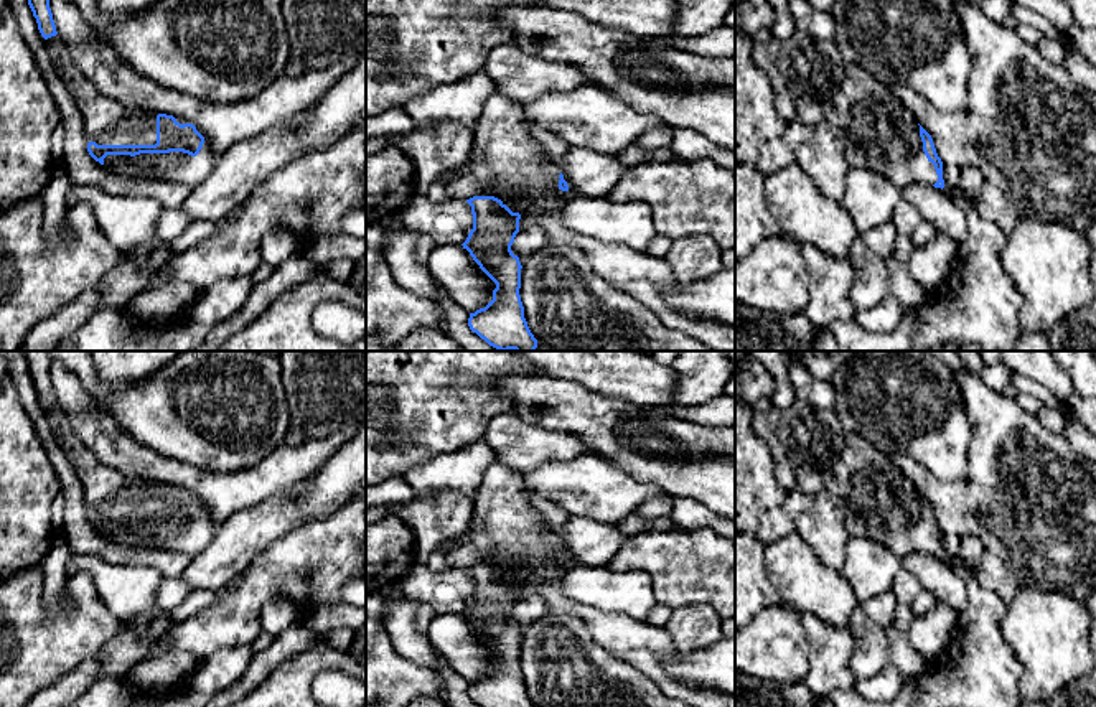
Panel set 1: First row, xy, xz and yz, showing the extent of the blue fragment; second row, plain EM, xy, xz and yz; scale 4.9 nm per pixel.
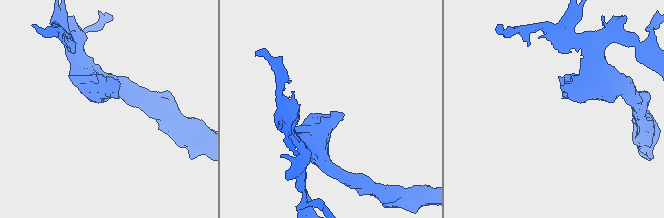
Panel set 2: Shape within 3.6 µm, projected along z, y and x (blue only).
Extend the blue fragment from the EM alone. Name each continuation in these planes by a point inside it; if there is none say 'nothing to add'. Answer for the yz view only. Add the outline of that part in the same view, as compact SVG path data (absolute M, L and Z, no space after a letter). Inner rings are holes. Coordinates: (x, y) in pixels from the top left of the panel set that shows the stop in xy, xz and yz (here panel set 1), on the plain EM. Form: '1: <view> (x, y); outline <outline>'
1: yz (879, 501); outline M845 432L839 460L832 465L827 493L844 513L847 531L887 545L900 560L908 554L934 554L934 534L923 521L920 494L910 478L865 438Z

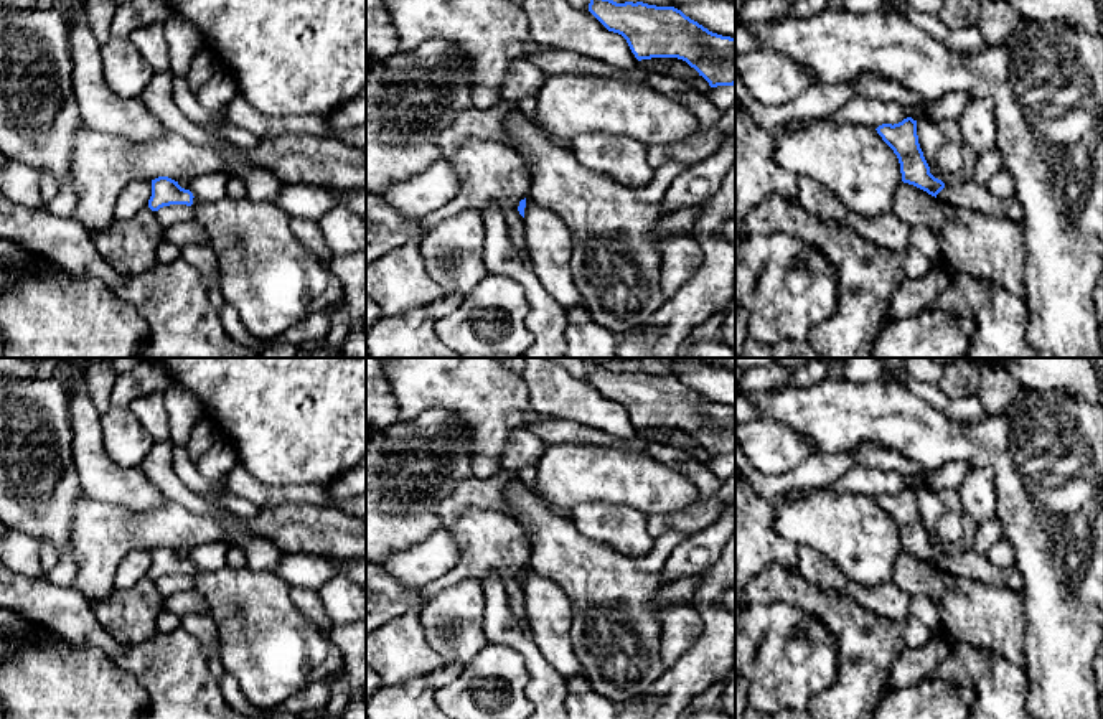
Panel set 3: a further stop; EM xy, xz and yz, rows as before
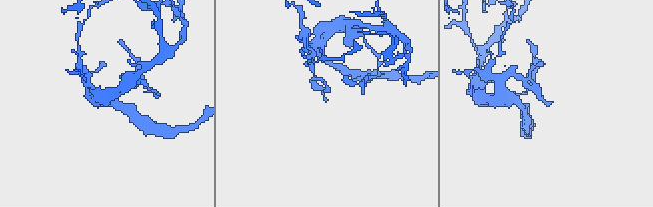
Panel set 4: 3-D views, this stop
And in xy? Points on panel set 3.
nothing to add

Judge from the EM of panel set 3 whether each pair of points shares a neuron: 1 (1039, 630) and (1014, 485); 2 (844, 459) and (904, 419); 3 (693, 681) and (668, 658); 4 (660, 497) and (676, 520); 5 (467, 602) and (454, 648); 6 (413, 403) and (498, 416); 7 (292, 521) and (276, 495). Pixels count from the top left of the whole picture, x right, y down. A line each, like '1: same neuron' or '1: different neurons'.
1: same neuron
2: different neurons
3: different neurons
4: different neurons
5: same neuron
6: same neuron
7: different neurons

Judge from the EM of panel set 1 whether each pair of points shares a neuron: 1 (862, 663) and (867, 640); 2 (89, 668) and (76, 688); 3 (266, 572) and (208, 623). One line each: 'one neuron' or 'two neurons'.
1: one neuron
2: one neuron
3: one neuron

